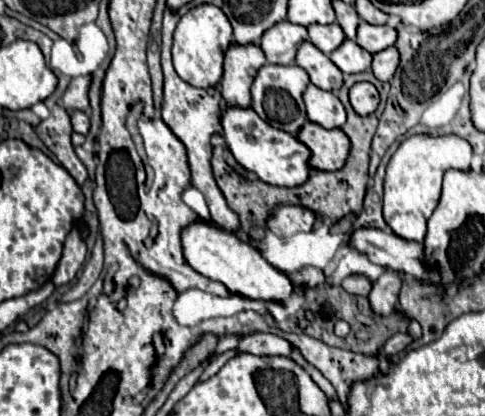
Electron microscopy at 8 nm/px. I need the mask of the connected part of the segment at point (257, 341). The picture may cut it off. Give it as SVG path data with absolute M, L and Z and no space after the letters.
M251 334L245 336L235 348L237 354L255 354L255 356L287 356L293 348L283 338L275 334Z

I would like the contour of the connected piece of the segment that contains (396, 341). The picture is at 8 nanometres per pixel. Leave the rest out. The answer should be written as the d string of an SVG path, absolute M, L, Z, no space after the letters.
M395 334L395 336L391 336L387 342L385 342L385 354L387 356L395 356L395 354L399 354L399 352L403 352L409 344L411 344L413 340L411 340L411 336L409 334Z

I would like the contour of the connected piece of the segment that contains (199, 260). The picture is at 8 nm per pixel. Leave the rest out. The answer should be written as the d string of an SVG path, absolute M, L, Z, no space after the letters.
M193 222L181 230L181 244L187 264L199 274L225 284L231 294L265 302L287 302L293 294L291 280L277 268L271 268L251 240L241 238L233 230L225 230L213 222Z

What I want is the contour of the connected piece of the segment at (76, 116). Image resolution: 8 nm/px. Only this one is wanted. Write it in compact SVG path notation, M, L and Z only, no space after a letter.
M71 110L69 116L71 116L71 124L73 124L75 132L79 132L79 134L87 134L89 132L89 116L87 116L87 112Z

